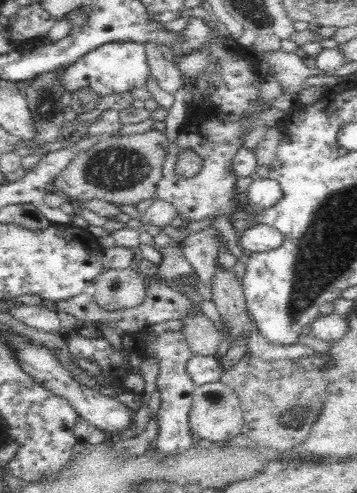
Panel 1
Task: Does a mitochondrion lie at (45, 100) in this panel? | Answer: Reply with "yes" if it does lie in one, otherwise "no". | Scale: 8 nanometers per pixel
yes

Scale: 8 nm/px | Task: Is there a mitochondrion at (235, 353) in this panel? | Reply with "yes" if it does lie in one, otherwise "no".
no

